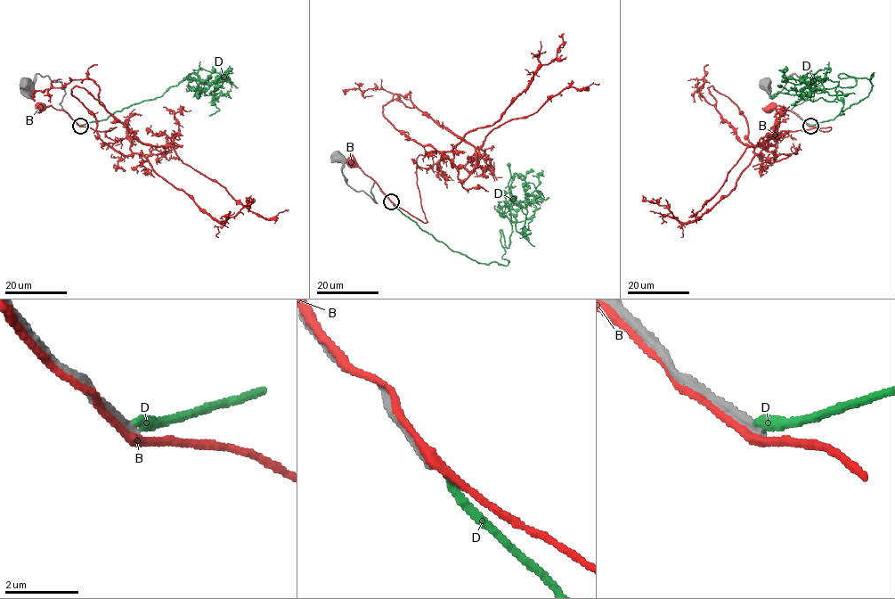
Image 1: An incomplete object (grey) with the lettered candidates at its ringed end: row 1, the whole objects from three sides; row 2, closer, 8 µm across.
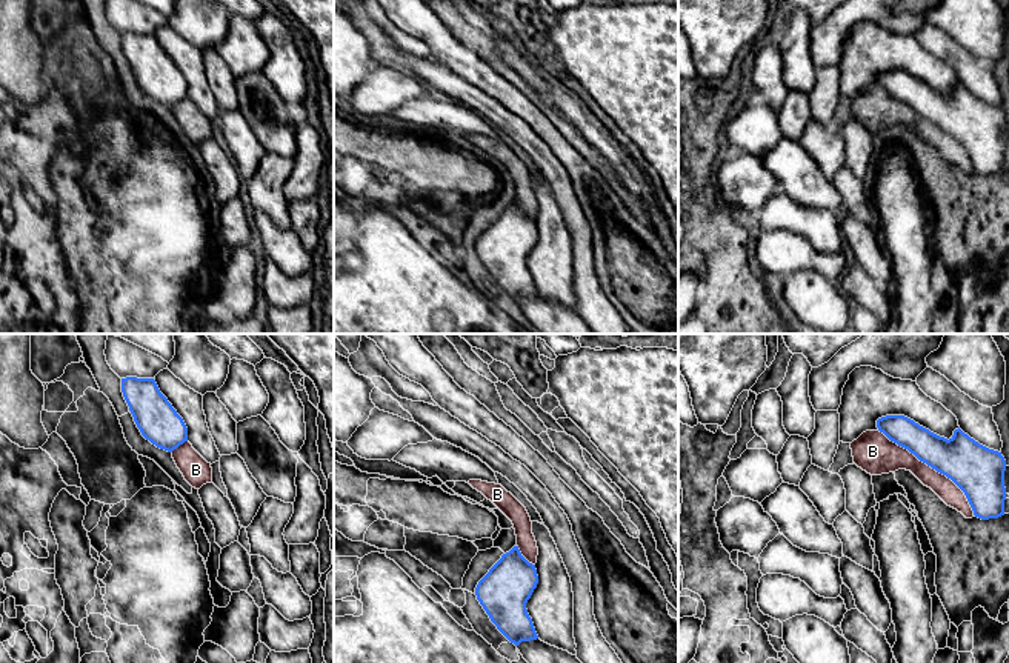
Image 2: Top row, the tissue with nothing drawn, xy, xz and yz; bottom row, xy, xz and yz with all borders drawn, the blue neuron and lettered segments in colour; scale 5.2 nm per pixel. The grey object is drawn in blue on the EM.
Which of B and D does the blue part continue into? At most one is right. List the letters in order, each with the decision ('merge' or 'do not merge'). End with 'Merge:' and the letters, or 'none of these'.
B: do not merge
D: do not merge
Merge: none of these

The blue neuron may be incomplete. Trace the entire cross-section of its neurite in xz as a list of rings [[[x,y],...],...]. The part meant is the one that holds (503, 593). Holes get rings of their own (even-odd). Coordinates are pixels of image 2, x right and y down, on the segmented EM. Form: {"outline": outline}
{"outline": [[[514,546],[478,581],[475,595],[491,621],[515,646],[537,640],[526,603],[537,588],[535,565]]]}

